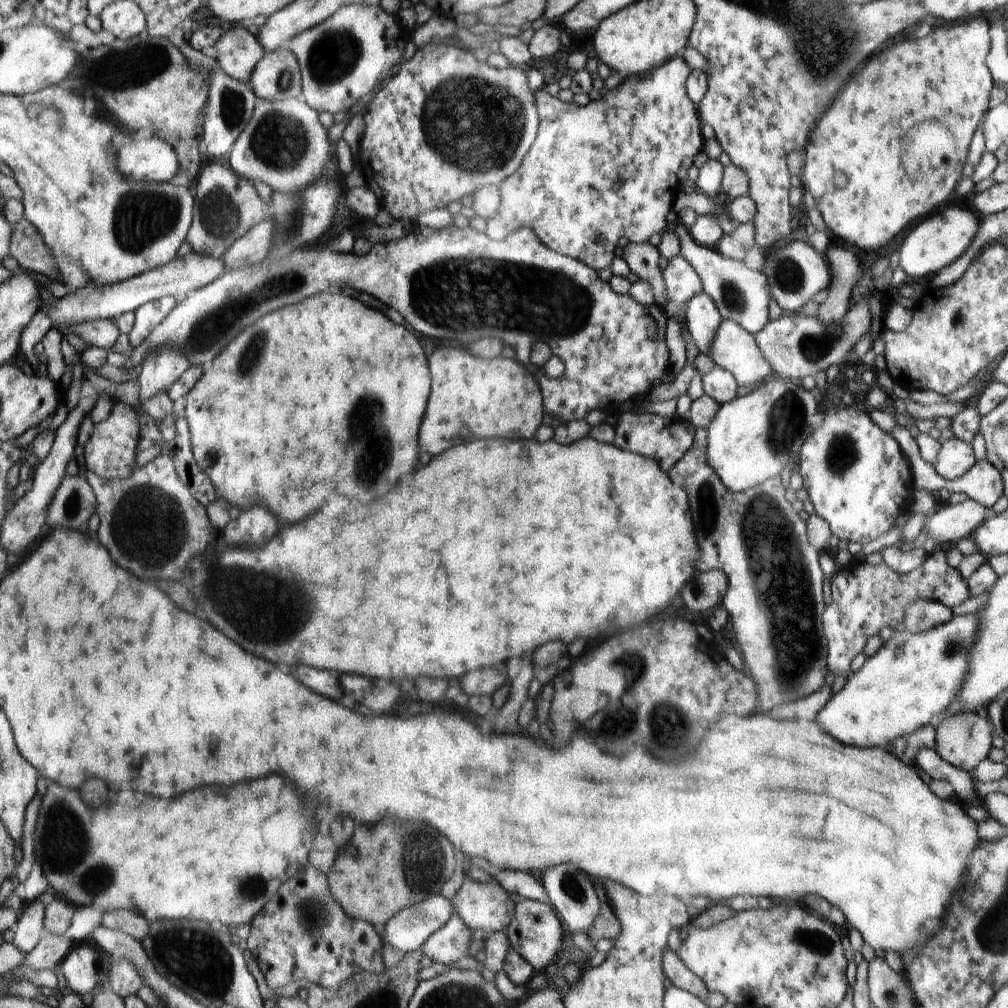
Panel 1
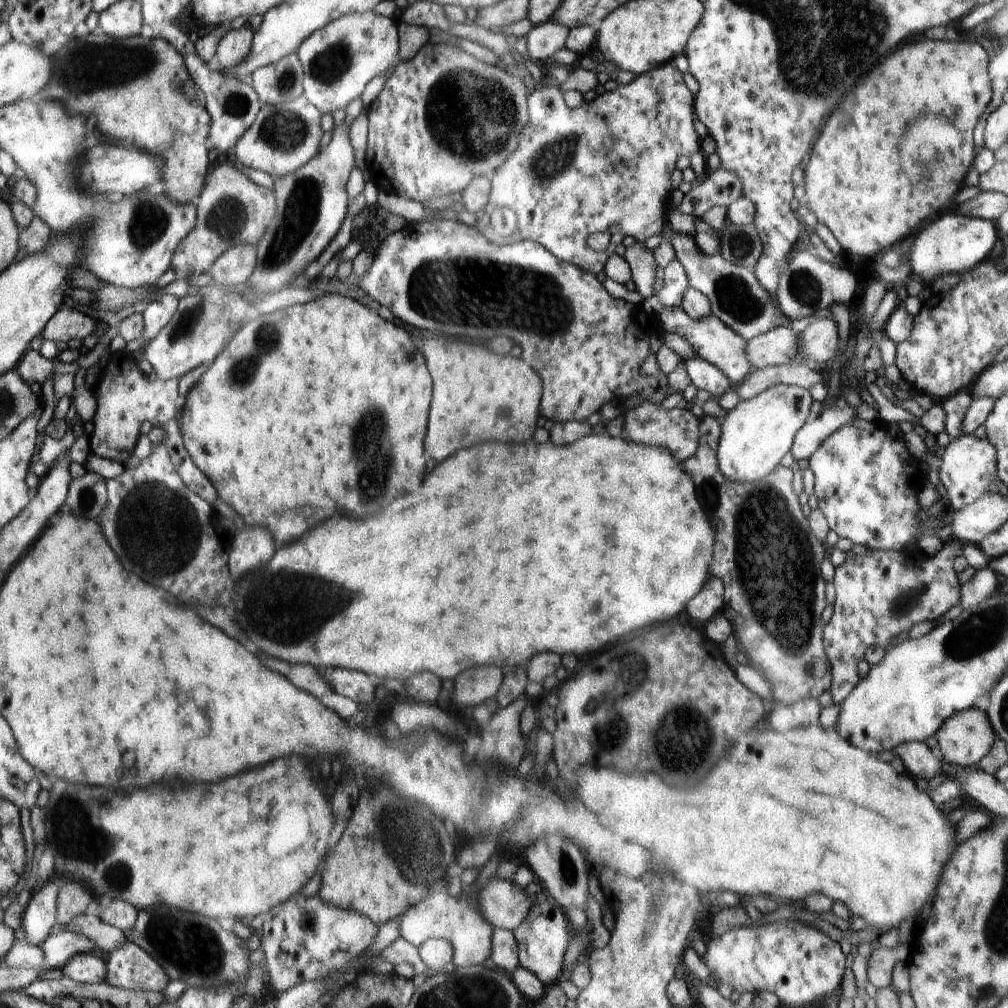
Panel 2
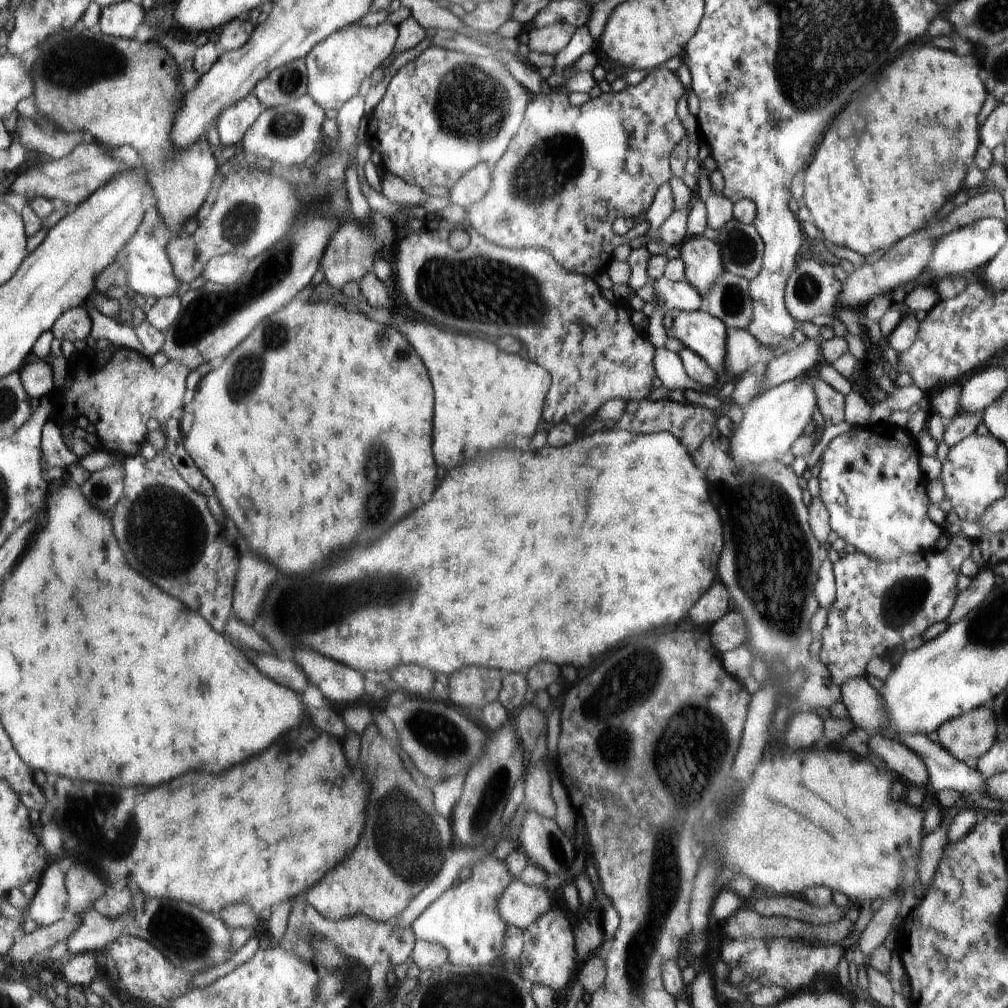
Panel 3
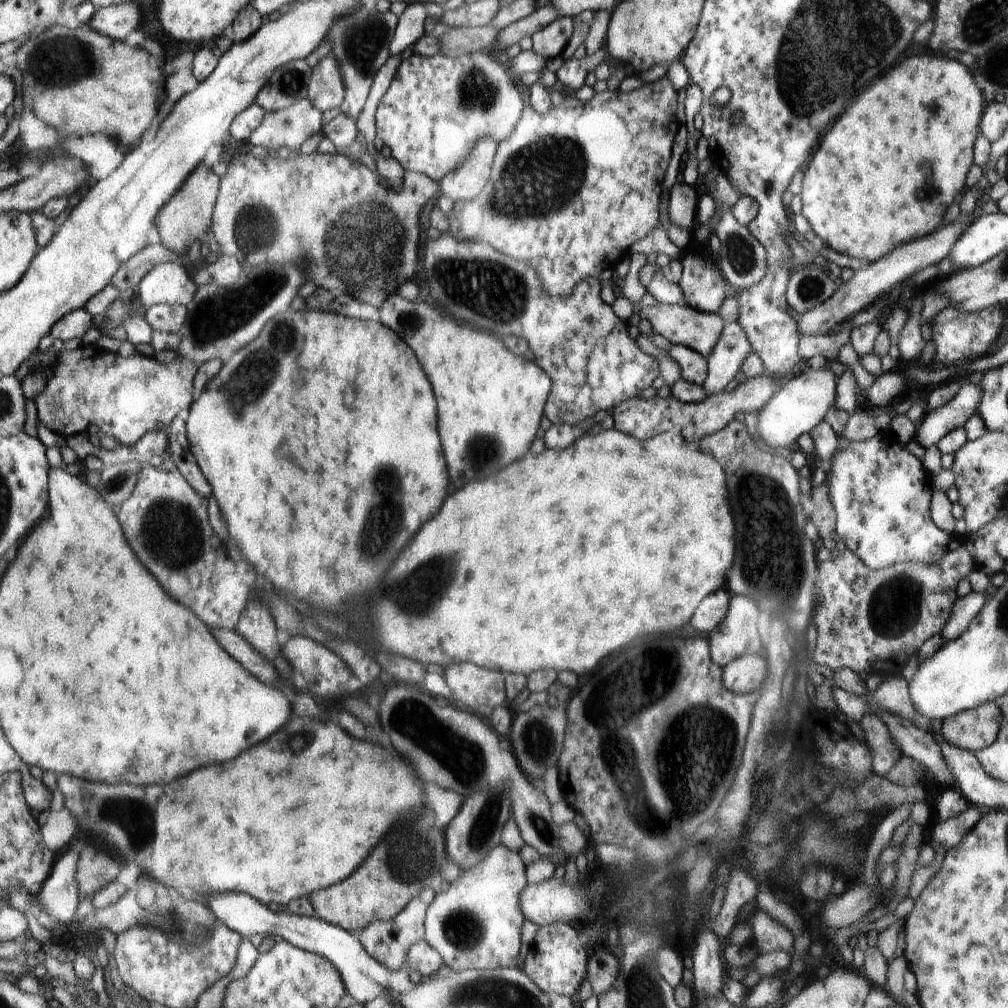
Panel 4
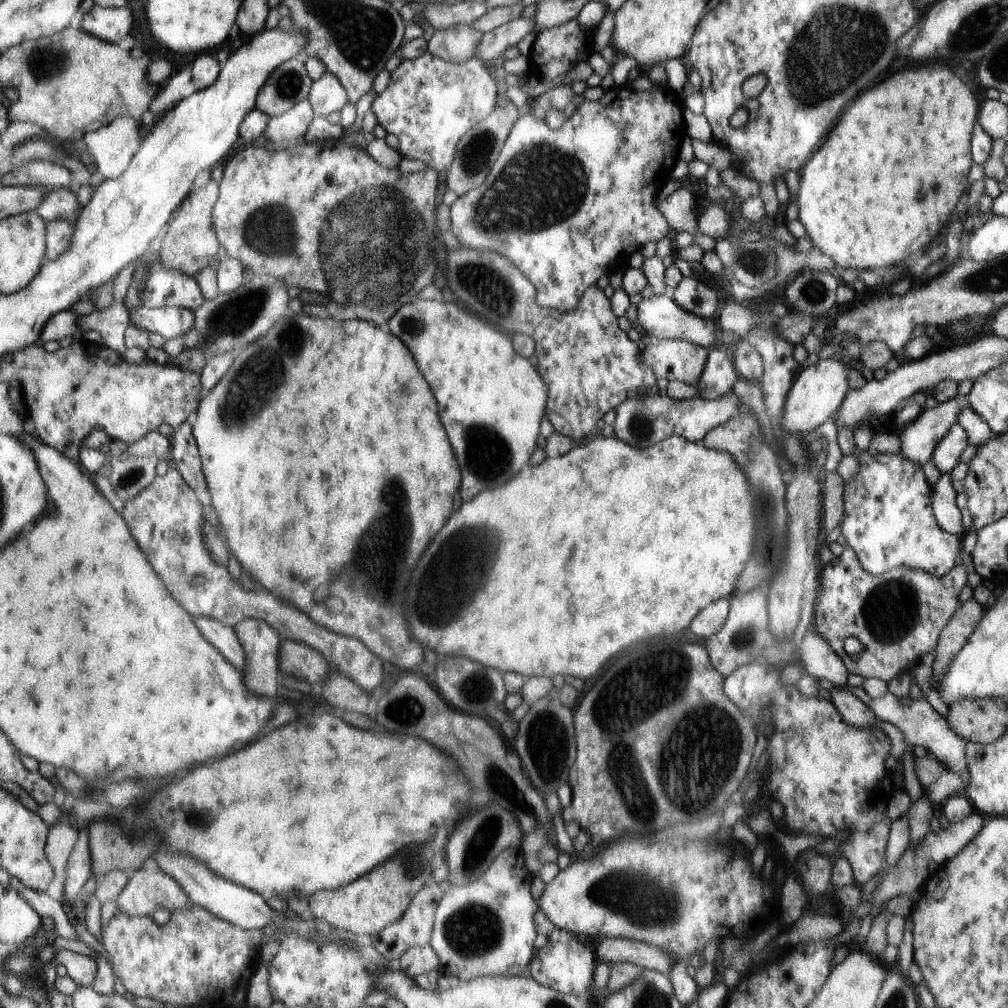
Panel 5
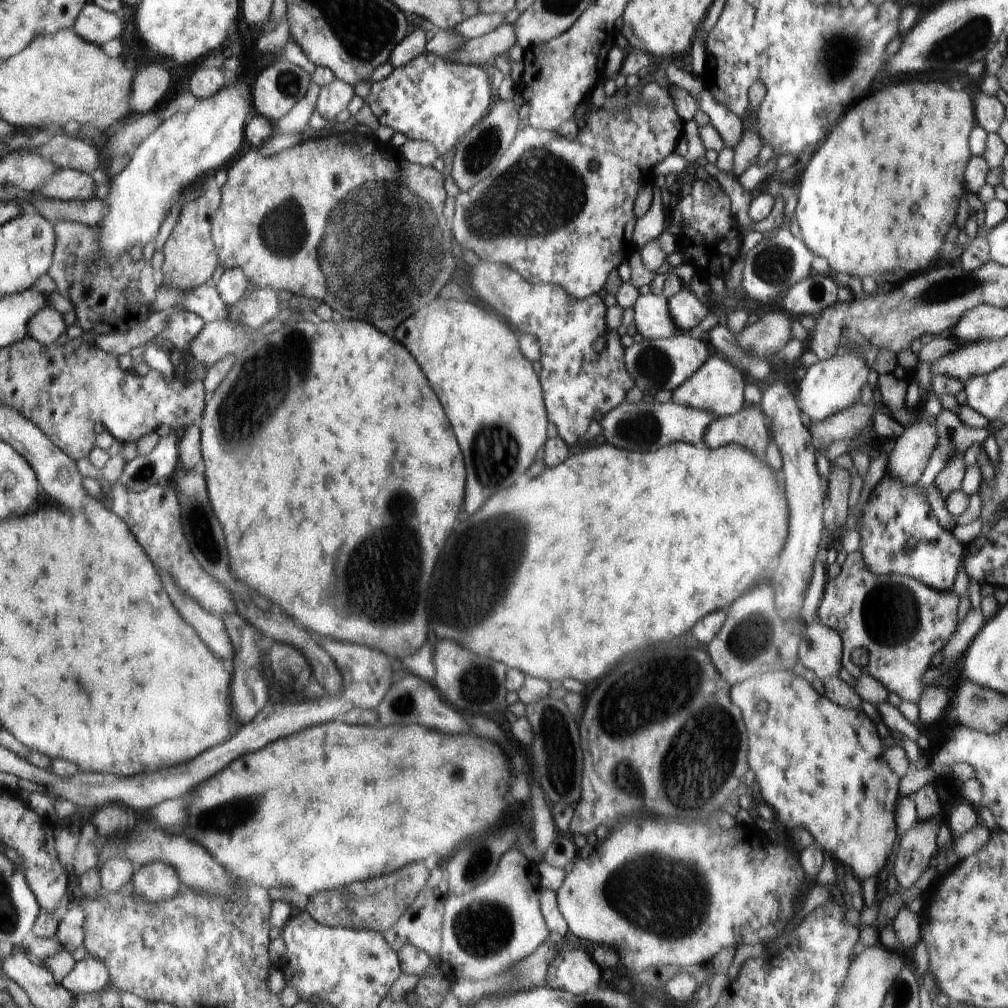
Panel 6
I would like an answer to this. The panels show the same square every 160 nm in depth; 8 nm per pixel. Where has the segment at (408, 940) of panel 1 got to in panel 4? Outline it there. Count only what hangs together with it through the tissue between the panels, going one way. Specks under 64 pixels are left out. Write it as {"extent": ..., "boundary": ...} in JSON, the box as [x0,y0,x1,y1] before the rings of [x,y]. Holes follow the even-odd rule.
{"extent":[426,843,527,972],"boundary":[[[500,843],[492,849],[488,856],[482,860],[481,863],[474,865],[463,874],[460,874],[458,878],[450,883],[450,888],[446,892],[440,891],[440,896],[436,896],[436,904],[432,904],[432,908],[428,908],[428,940],[426,942],[440,953],[443,964],[449,966],[456,972],[466,971],[471,969],[497,969],[502,968],[516,968],[522,967],[518,963],[520,962],[520,947],[522,945],[522,930],[526,922],[523,908],[521,907],[521,893],[527,888],[526,875],[524,874],[524,861],[520,858],[518,851],[512,851],[505,845]]]}

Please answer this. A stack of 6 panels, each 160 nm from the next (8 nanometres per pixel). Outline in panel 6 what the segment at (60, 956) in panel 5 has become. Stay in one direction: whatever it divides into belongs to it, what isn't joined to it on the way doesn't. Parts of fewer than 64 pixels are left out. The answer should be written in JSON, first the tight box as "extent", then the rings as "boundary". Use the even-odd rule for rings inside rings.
{"extent":[61,954,110,995],"boundary":[[[88,954],[76,959],[74,968],[62,979],[61,985],[75,995],[102,993],[110,982],[107,965]]]}

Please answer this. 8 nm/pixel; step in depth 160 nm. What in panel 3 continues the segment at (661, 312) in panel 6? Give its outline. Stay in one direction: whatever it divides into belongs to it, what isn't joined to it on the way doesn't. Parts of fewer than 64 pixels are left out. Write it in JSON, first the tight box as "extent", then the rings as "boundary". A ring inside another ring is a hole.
{"extent":[663,308,731,385],"boundary":[[[676,308],[670,309],[663,316],[663,323],[667,336],[672,336],[676,340],[680,340],[686,348],[692,352],[699,353],[700,357],[716,372],[719,380],[719,385],[728,382],[731,375],[728,375],[723,370],[724,359],[727,354],[727,326],[712,316],[705,308],[700,308],[695,311],[681,311]]]}

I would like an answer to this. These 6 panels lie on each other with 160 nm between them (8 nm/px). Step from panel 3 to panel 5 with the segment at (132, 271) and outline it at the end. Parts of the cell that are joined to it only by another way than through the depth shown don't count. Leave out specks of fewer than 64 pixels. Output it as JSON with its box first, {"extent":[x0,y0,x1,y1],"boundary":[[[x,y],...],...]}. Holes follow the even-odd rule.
{"extent":[142,260,205,312],"boundary":[[[160,260],[149,264],[145,290],[142,294],[146,307],[180,307],[194,312],[205,302],[194,277],[177,270],[168,270]]]}

